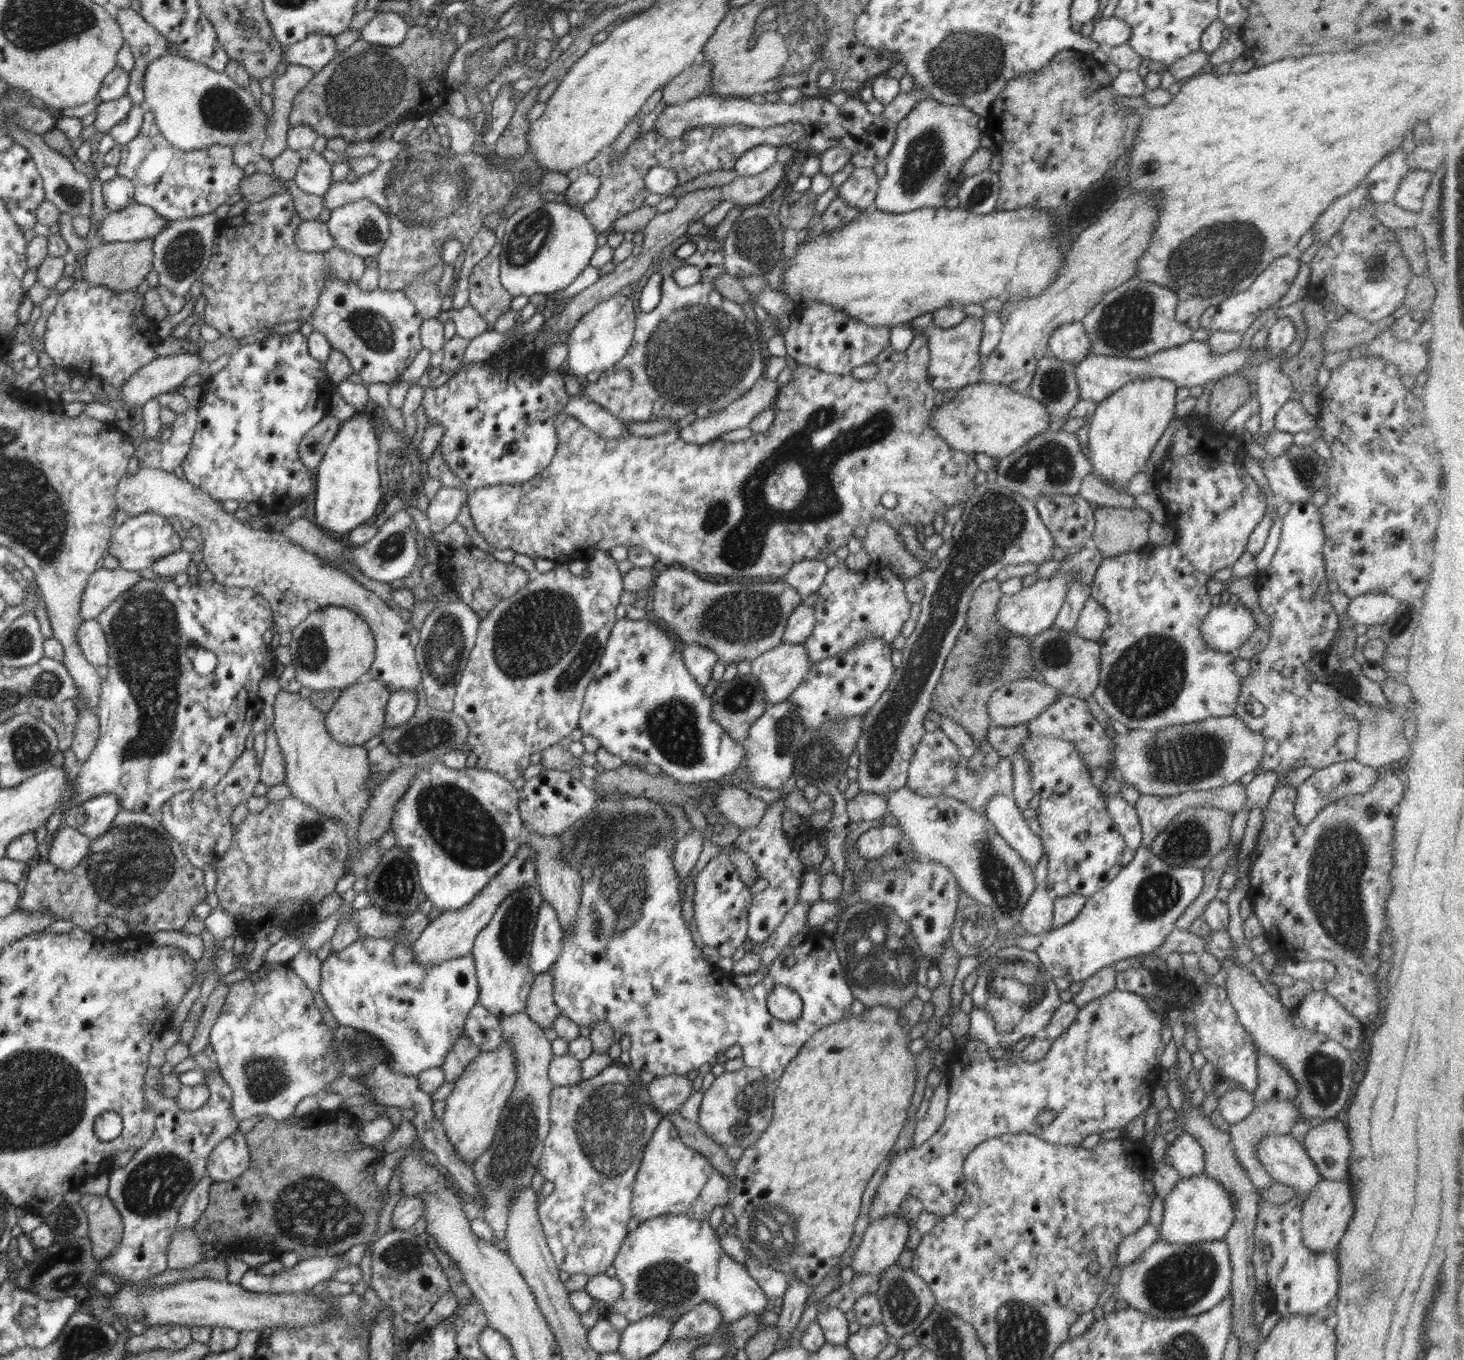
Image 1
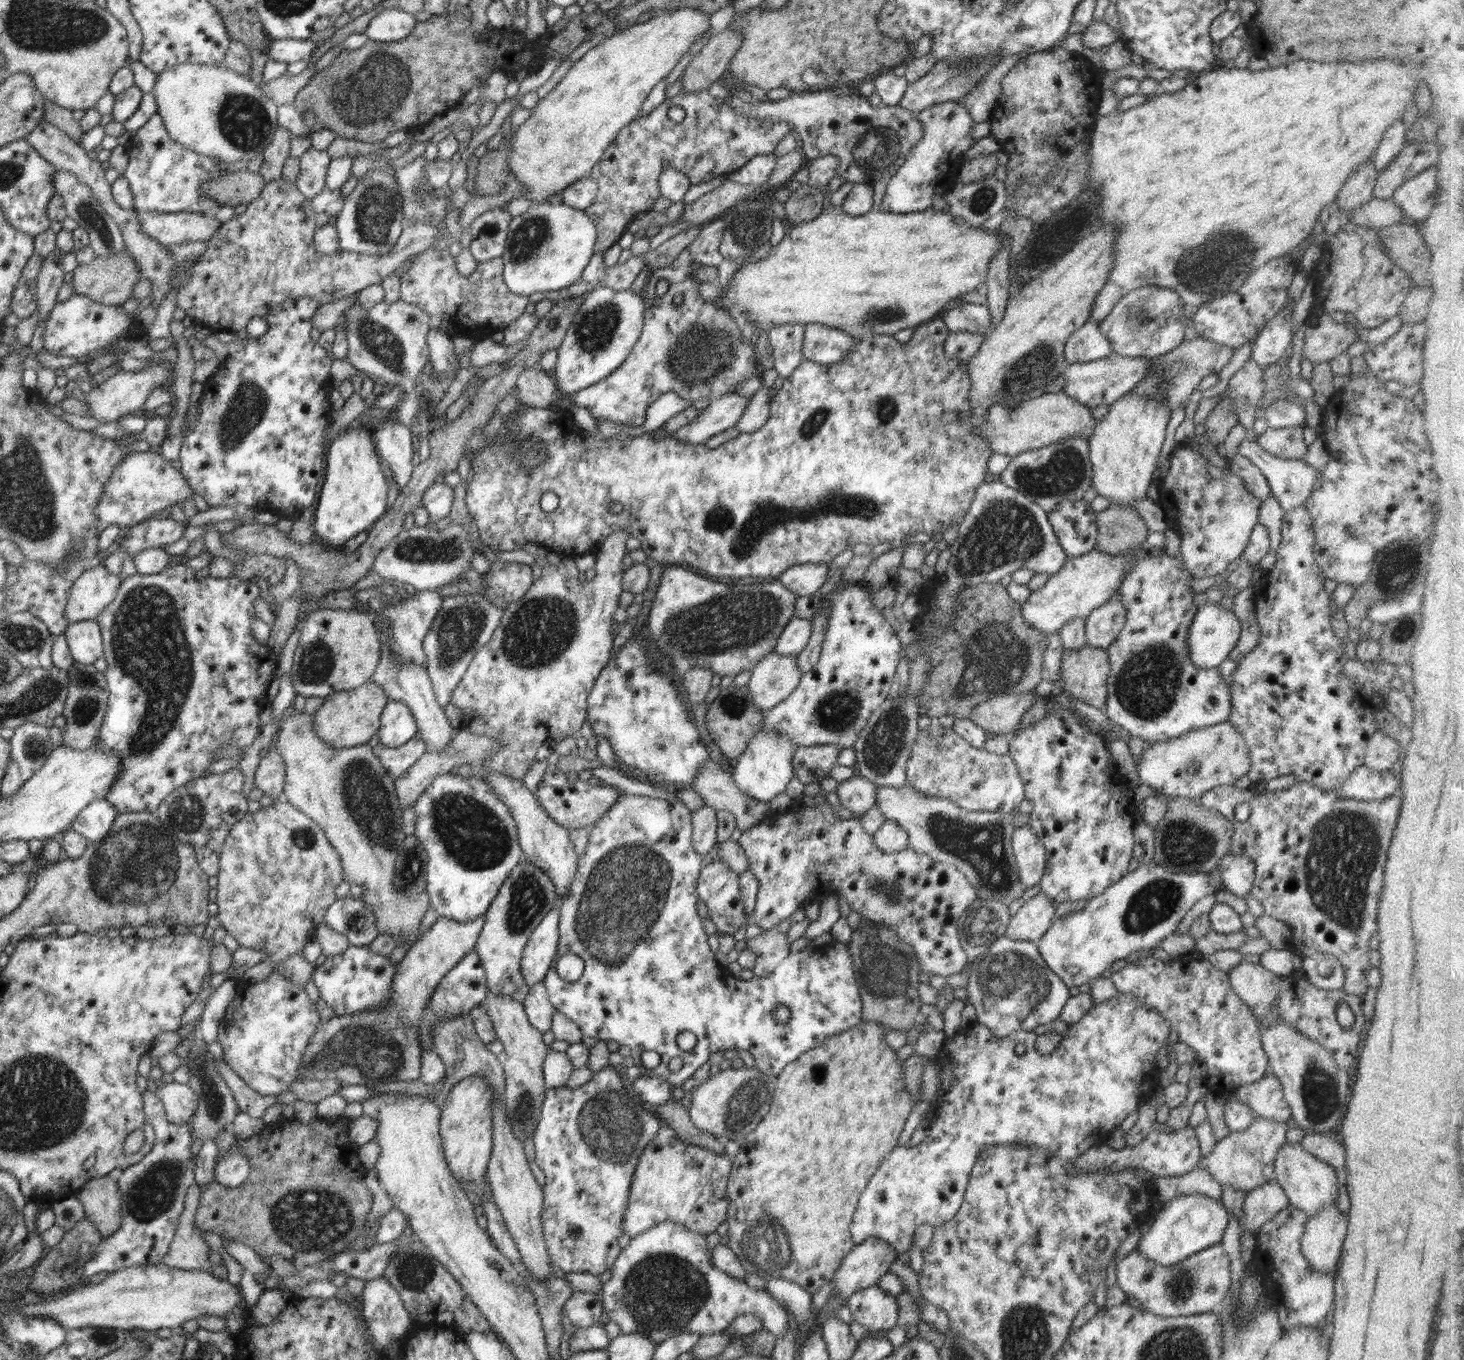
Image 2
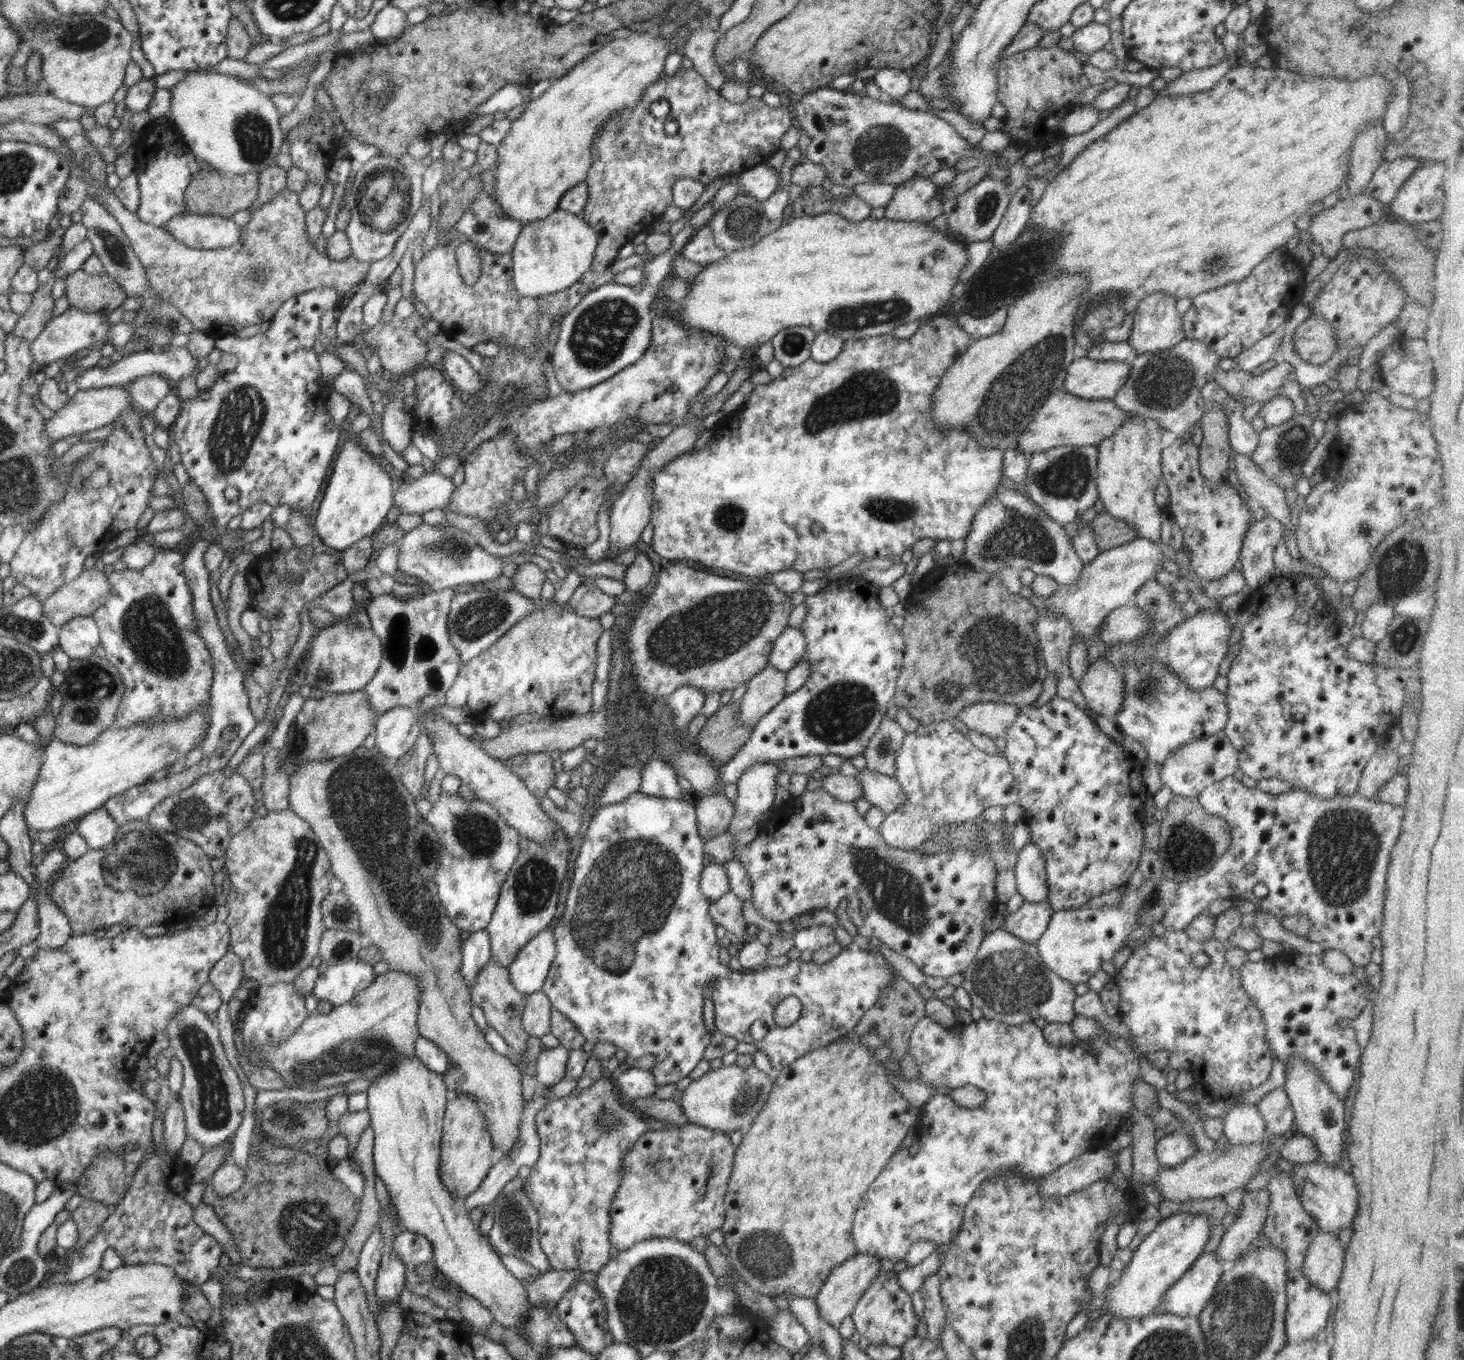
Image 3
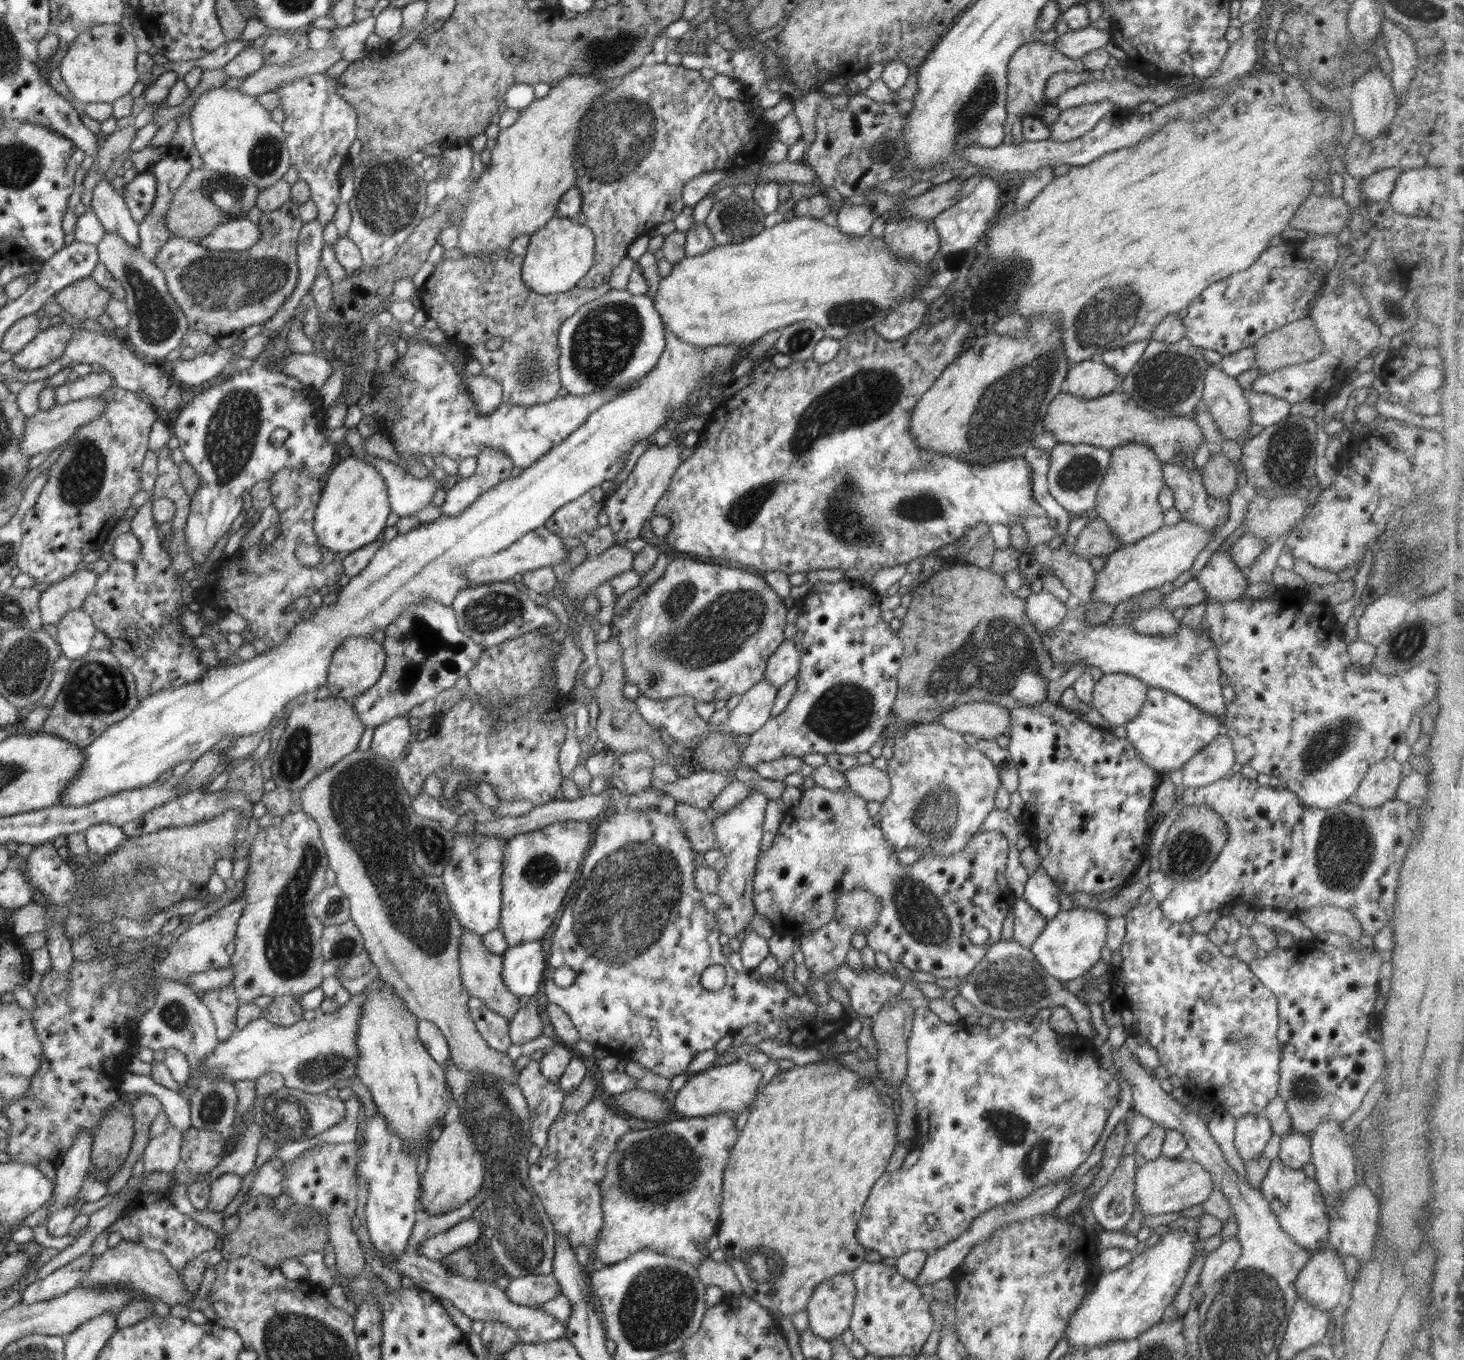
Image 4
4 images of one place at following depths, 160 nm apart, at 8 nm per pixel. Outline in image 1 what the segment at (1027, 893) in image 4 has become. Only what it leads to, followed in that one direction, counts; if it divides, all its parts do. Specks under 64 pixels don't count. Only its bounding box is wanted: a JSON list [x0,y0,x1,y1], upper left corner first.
[982,794,1043,870]

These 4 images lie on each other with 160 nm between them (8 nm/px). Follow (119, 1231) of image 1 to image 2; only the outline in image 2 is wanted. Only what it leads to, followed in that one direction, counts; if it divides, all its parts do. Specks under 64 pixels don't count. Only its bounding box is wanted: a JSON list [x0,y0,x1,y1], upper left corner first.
[74,1173,122,1238]

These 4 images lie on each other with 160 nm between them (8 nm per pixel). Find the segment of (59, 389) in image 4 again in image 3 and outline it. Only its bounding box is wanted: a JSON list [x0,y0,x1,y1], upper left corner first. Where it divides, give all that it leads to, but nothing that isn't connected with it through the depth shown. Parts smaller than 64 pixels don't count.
[75,346,199,390]

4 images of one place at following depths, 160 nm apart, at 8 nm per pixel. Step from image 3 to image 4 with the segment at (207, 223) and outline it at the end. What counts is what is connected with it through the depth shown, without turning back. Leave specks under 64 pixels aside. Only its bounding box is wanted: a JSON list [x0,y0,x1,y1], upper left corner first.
[196,217,260,251]

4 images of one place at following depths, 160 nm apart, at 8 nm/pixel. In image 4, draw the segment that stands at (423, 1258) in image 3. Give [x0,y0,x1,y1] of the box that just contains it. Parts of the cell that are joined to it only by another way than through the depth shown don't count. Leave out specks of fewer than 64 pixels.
[417,1217,481,1261]

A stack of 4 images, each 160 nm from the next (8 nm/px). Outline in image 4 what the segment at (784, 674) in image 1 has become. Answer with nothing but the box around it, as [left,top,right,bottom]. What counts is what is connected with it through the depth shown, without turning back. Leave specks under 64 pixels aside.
[725,680,777,735]

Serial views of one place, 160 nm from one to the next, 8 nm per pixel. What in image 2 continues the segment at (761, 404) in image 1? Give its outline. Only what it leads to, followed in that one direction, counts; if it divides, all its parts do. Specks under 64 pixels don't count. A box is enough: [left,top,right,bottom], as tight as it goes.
[670,392,749,444]

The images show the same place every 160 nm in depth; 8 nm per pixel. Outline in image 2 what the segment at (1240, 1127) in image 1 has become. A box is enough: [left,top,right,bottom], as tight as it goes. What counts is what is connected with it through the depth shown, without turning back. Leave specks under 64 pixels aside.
[1198,1116,1291,1192]

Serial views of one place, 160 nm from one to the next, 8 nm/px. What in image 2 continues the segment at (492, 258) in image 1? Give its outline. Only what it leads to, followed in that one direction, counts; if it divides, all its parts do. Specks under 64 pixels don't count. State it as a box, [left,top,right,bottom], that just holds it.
[400,246,529,340]

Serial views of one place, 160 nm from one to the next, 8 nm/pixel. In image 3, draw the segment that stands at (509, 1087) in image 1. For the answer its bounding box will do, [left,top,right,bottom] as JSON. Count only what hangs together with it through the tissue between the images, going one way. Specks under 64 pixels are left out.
[438,1092,492,1198]

